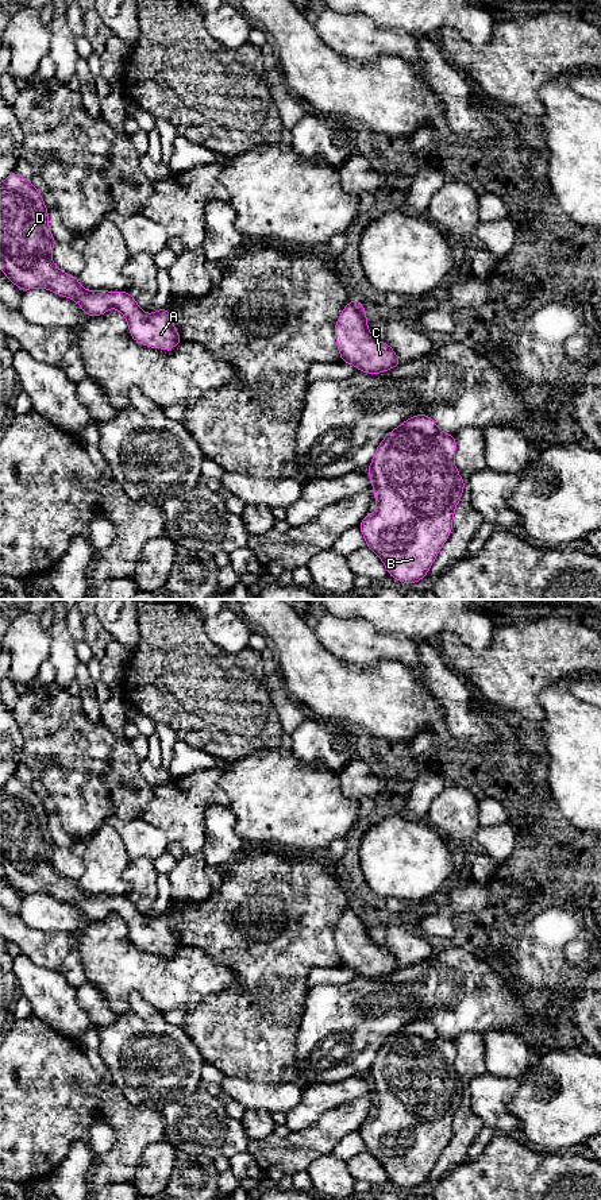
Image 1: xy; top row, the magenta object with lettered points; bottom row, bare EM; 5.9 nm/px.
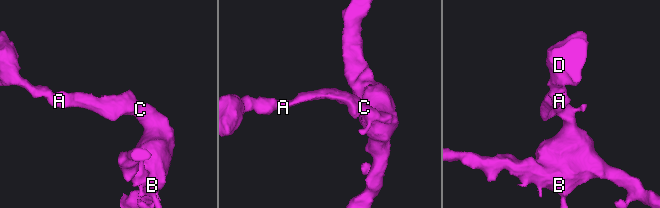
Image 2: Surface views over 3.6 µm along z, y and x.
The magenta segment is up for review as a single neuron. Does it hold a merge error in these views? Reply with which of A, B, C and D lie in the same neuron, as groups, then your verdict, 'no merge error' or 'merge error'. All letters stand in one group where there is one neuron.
groups A B C D; no merge error

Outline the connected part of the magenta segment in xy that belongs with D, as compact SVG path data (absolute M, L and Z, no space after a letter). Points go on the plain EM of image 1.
M11 776L0 788L0 875L22 895L47 894L76 906L86 921L101 921L116 912L126 923L131 942L147 952L170 956L184 945L166 912L146 919L128 896L86 895L77 881L61 876L53 867L51 854L57 849L49 831L49 817L38 794L30 784Z

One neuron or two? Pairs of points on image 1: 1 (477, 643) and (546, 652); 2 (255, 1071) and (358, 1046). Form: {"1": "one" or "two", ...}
{"1": "two", "2": "two"}

